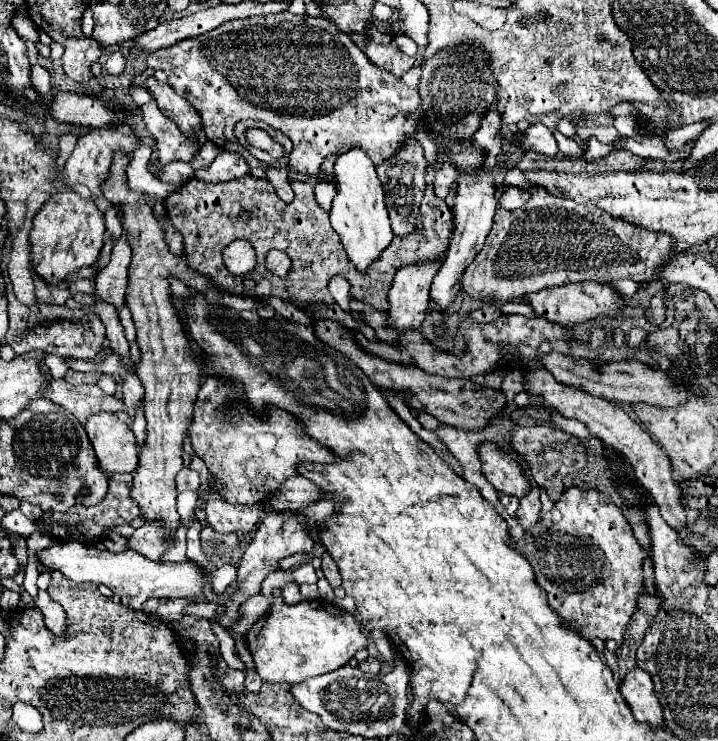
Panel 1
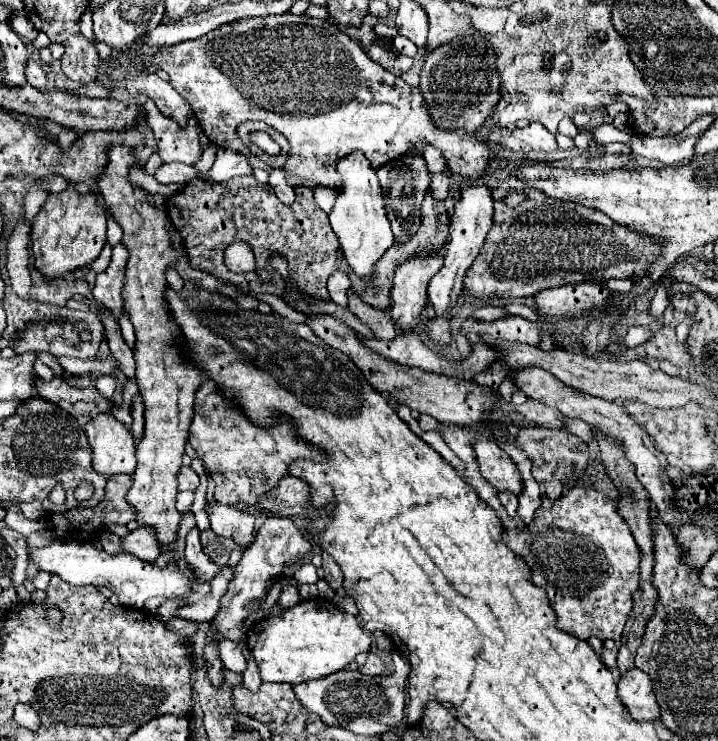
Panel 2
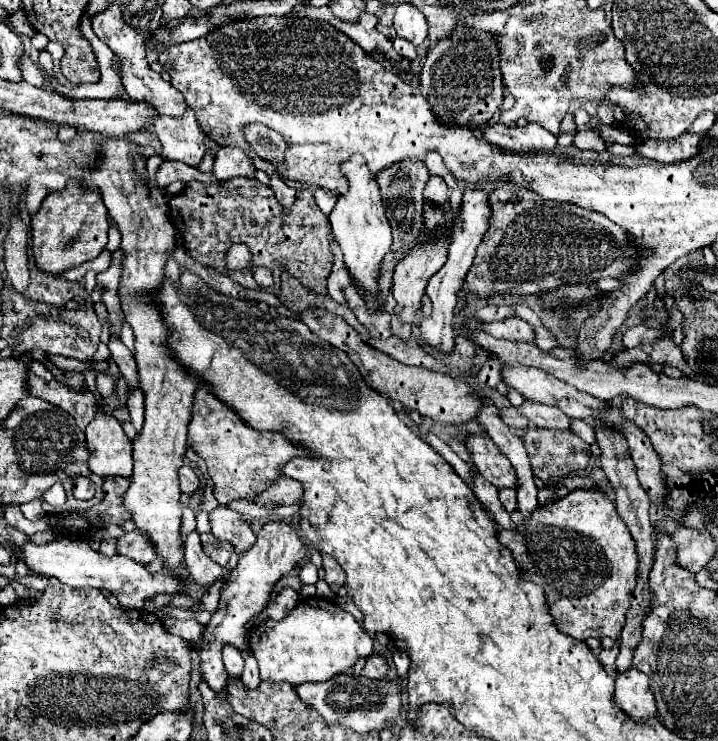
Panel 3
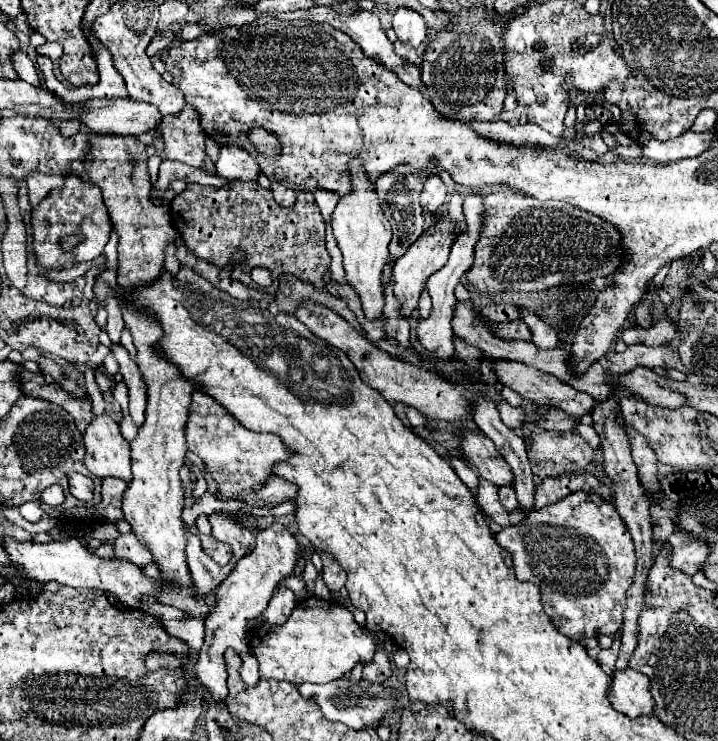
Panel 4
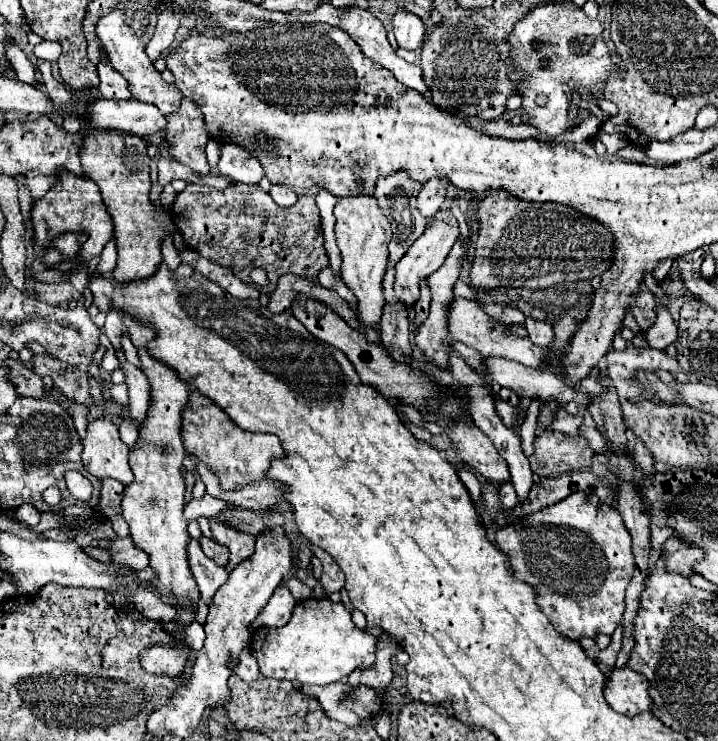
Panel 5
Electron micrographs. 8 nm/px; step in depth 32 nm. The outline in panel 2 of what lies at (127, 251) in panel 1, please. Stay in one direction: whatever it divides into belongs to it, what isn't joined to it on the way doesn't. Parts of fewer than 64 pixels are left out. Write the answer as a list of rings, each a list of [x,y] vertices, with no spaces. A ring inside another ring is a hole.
[[[118,242],[112,250],[112,262],[110,266],[96,276],[96,284],[92,290],[92,296],[96,302],[106,304],[110,310],[114,310],[116,318],[120,318],[122,312],[122,290],[124,290],[124,278],[126,278],[126,264],[128,264],[130,252],[124,246],[124,242]]]

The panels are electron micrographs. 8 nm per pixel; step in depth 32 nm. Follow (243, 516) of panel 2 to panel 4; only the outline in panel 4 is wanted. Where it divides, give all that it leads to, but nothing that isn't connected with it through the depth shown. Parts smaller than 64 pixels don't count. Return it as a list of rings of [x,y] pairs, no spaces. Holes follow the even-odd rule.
[[[214,512],[208,516],[208,520],[212,524],[212,536],[216,540],[228,542],[232,546],[236,560],[240,560],[244,554],[252,550],[252,544],[256,540],[254,532],[242,526],[238,520],[234,520],[230,512]]]

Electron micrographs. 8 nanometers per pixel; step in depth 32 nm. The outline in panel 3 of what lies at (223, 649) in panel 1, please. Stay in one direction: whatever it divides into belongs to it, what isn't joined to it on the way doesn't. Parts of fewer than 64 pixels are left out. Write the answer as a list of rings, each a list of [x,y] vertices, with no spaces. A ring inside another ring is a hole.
[[[226,644],[222,650],[222,660],[224,660],[226,672],[230,672],[230,678],[240,678],[242,670],[244,670],[244,658],[242,658],[240,650]]]

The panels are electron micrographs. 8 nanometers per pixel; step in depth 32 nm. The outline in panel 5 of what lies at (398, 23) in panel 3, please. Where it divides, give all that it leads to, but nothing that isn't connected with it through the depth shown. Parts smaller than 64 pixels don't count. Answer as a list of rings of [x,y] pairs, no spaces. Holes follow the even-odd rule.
[[[400,8],[392,18],[392,28],[394,28],[396,40],[402,48],[416,50],[422,46],[426,24],[424,24],[424,20],[420,20],[420,16]]]

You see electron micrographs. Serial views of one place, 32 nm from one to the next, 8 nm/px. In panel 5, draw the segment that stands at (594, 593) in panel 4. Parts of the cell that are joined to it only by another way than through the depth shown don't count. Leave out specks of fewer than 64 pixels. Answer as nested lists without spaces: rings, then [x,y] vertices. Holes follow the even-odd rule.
[[[574,492],[572,496],[548,506],[548,508],[542,508],[538,512],[532,512],[524,518],[520,518],[518,522],[514,524],[508,524],[504,528],[500,528],[496,532],[496,544],[500,550],[504,550],[508,556],[510,556],[510,564],[512,564],[512,570],[514,570],[514,576],[526,584],[532,584],[538,592],[538,604],[542,608],[542,612],[550,618],[552,626],[566,638],[570,640],[580,640],[580,638],[594,638],[598,634],[608,634],[612,636],[612,632],[618,628],[618,624],[622,622],[622,612],[624,612],[624,592],[632,580],[632,574],[634,574],[634,554],[632,554],[632,540],[628,536],[628,530],[624,528],[624,522],[622,522],[622,516],[618,514],[618,510],[614,506],[608,506],[604,502],[598,500],[596,494],[584,494],[584,492]]]

